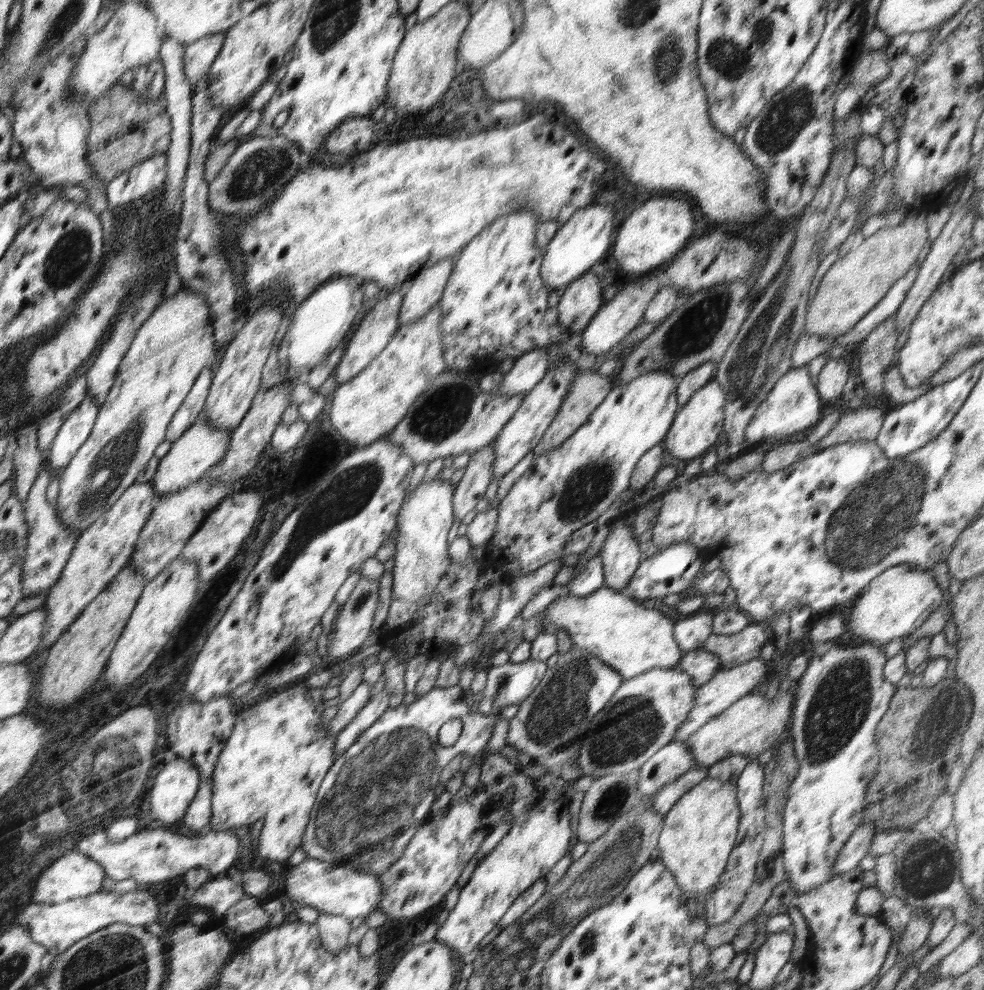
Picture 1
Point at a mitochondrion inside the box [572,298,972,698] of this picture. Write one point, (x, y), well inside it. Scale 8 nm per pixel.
(876, 516)

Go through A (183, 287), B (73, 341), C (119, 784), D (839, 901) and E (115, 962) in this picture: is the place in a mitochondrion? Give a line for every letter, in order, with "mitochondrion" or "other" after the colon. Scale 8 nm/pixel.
A: other
B: other
C: mitochondrion
D: other
E: mitochondrion

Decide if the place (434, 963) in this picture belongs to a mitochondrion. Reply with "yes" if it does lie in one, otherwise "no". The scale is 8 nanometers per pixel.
no

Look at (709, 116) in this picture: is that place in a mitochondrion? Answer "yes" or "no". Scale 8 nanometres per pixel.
no

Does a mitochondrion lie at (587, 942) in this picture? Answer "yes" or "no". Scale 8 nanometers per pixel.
yes

